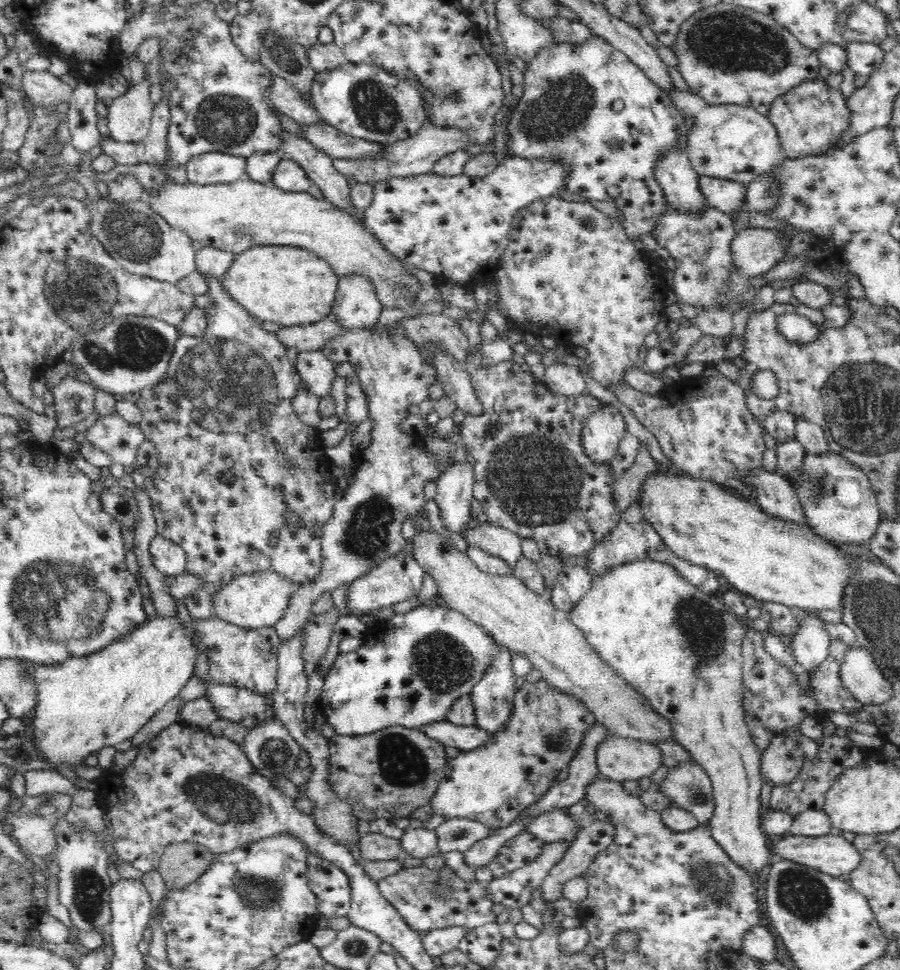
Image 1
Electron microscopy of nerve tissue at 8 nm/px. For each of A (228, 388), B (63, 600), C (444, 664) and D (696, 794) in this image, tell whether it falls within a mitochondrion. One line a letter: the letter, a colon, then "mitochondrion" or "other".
A: mitochondrion
B: mitochondrion
C: mitochondrion
D: mitochondrion

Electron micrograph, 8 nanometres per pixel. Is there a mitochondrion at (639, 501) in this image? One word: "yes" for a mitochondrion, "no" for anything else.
no

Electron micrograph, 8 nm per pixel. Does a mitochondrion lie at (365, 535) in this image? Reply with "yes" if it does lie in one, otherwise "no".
yes

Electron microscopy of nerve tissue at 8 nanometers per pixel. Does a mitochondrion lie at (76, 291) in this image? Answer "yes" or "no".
yes

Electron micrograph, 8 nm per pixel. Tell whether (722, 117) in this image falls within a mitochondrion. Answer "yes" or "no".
no

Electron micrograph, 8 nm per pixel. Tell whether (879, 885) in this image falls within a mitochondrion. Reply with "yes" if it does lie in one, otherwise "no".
no

